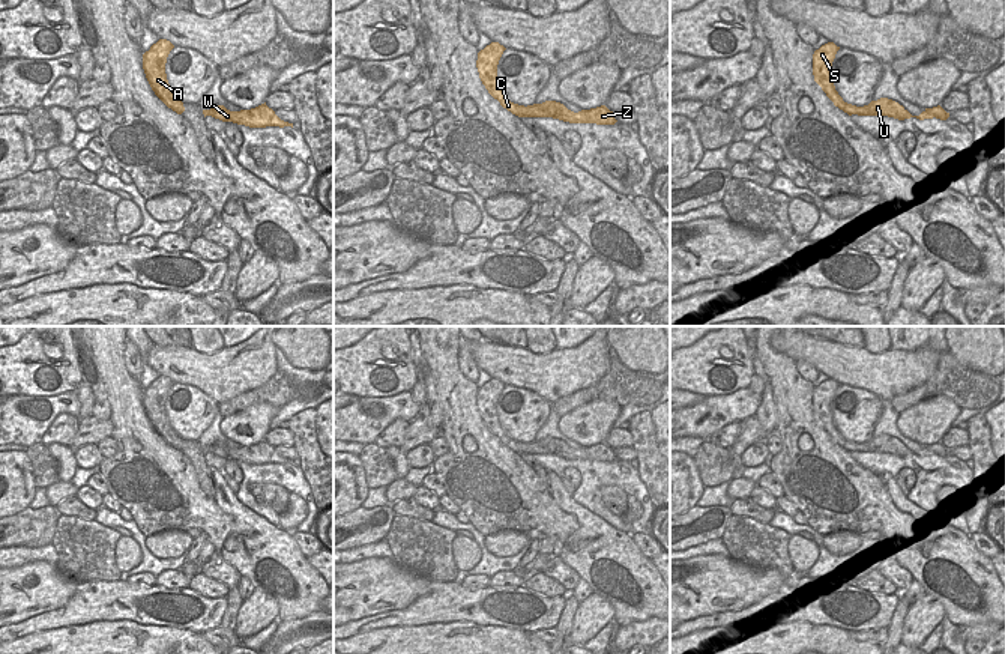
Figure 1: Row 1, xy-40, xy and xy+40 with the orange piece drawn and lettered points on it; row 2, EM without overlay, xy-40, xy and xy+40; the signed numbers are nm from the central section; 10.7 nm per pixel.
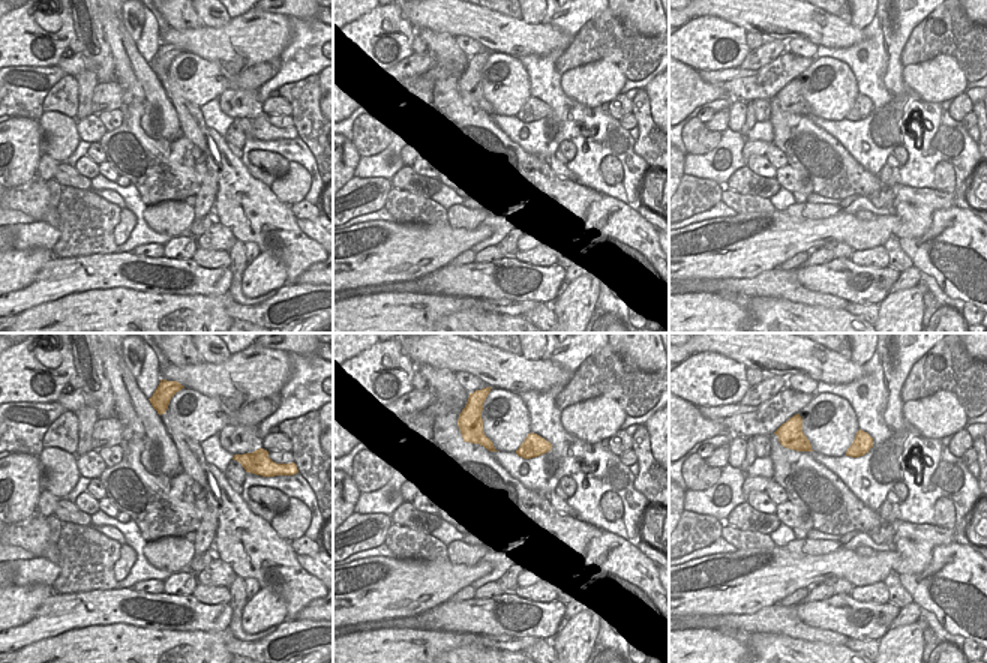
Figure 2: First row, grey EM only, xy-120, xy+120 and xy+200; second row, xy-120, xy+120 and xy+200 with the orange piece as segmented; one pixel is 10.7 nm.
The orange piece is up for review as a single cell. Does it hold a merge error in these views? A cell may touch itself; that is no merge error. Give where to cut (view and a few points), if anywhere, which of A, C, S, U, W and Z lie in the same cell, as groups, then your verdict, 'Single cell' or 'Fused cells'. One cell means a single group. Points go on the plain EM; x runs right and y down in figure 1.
Split along xy (517, 442), (523, 453). Groups: A C S / U W Z. Fused cells

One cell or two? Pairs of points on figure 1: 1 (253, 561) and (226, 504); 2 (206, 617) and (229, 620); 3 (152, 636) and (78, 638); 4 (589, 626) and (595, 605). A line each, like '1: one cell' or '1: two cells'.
1: one cell
2: two cells
3: one cell
4: one cell

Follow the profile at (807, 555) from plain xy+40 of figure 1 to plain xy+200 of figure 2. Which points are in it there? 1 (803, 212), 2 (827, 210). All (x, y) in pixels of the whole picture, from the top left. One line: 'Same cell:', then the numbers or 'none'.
Same cell: 1, 2

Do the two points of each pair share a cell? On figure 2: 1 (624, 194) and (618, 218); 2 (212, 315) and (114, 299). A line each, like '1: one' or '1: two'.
1: two
2: one

